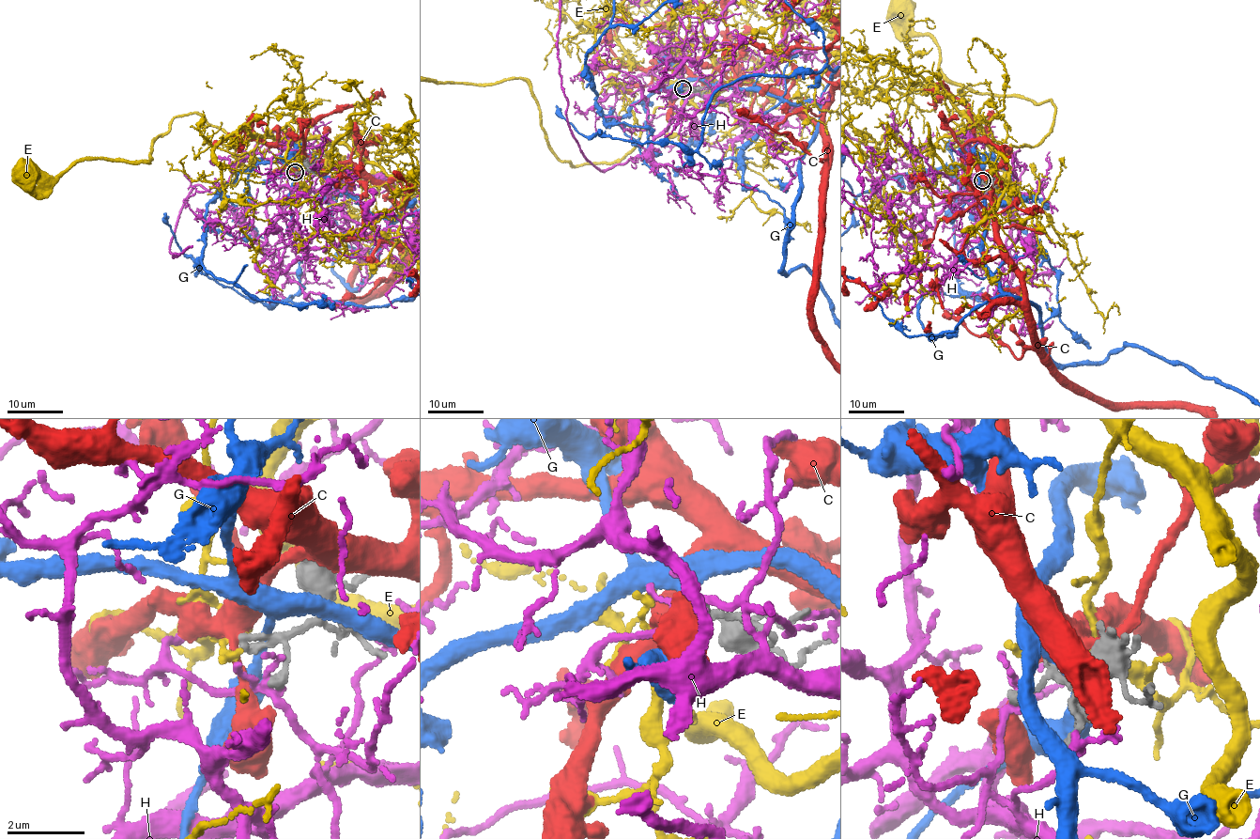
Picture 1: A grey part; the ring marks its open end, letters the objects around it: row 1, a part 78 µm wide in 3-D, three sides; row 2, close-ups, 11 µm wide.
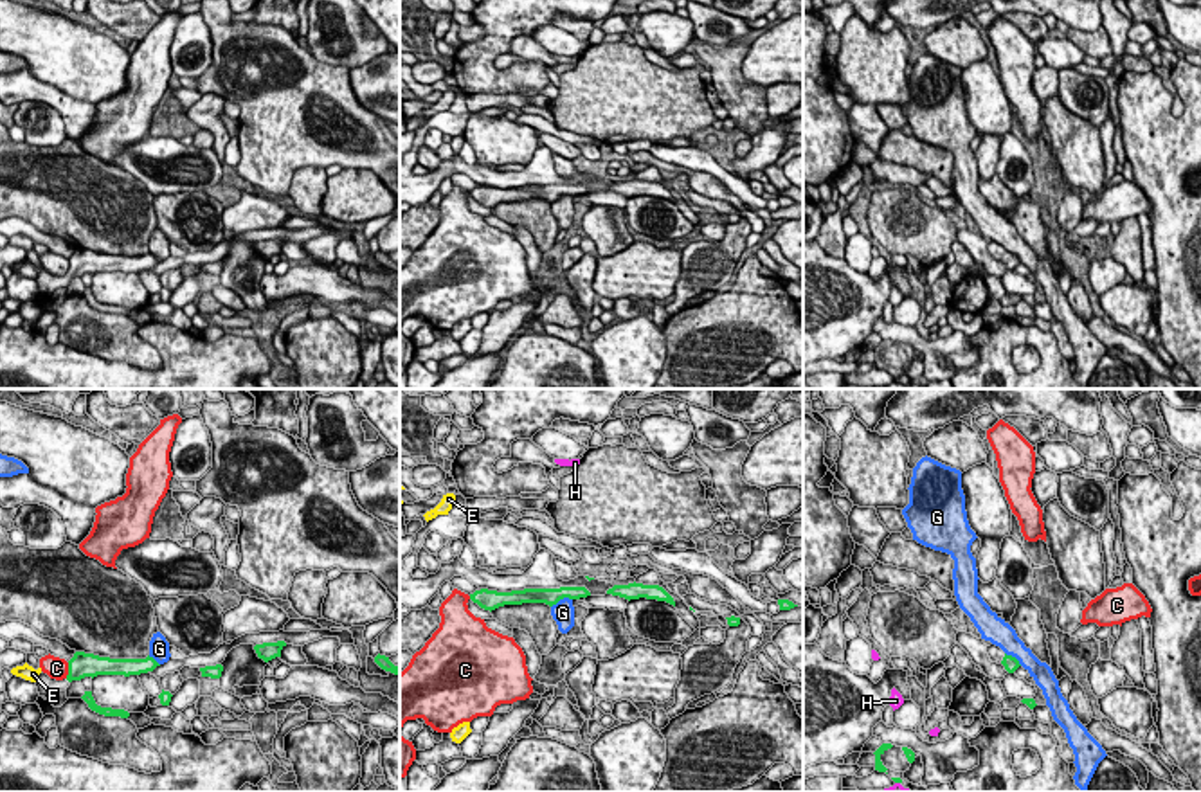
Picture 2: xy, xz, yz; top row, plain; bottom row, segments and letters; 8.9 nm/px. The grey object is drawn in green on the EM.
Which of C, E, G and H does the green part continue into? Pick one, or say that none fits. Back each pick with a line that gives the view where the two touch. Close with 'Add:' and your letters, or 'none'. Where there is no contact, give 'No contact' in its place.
Add: none

